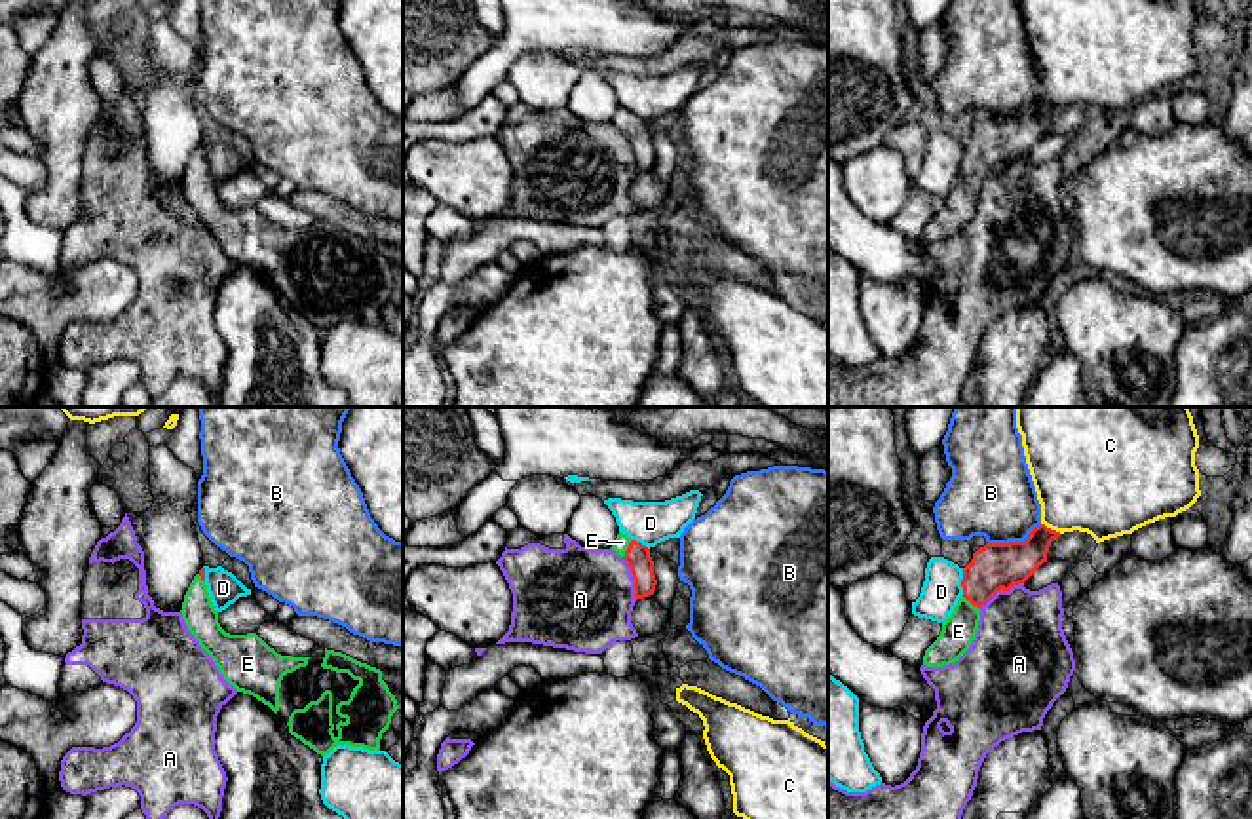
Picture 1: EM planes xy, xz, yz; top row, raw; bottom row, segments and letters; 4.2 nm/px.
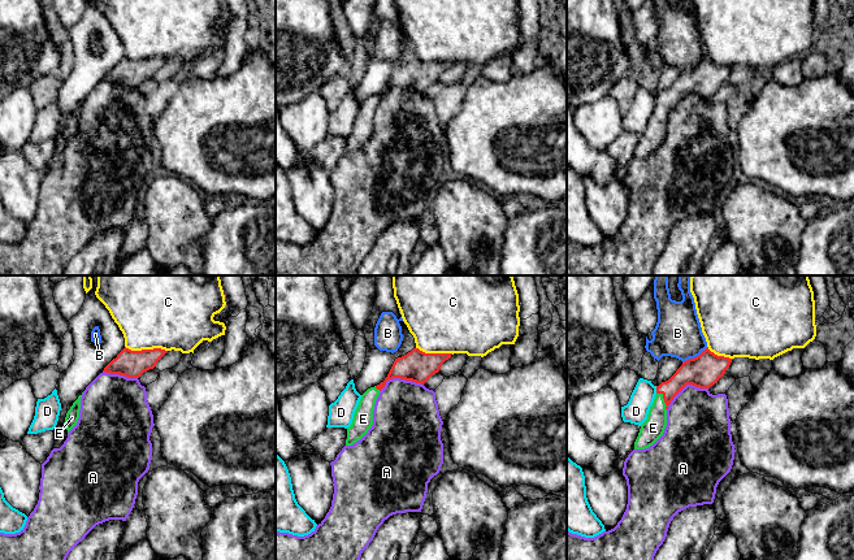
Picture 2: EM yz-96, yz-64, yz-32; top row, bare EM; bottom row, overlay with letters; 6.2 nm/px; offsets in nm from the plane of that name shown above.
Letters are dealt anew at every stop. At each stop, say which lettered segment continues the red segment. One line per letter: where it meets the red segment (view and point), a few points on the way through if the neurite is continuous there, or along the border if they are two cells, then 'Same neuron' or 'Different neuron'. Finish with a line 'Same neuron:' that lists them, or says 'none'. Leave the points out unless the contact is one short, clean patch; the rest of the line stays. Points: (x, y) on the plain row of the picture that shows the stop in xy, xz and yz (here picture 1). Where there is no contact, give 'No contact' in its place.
A: Touches red at xz (633, 152). Different neuron
B: Touches red at yz (1013, 116). Boundary: yz (1040, 97), (1023, 114), (988, 118). Different neuron
C: Touches red at yz (1049, 103). Different neuron
D: Touches red at yz (962, 156). Boundary: yz (964, 143), (962, 168). Different neuron
E: Touches red at xz (627, 124). Path across: xz (637, 130), (627, 124), (622, 116). Same neuron
Same neuron: E

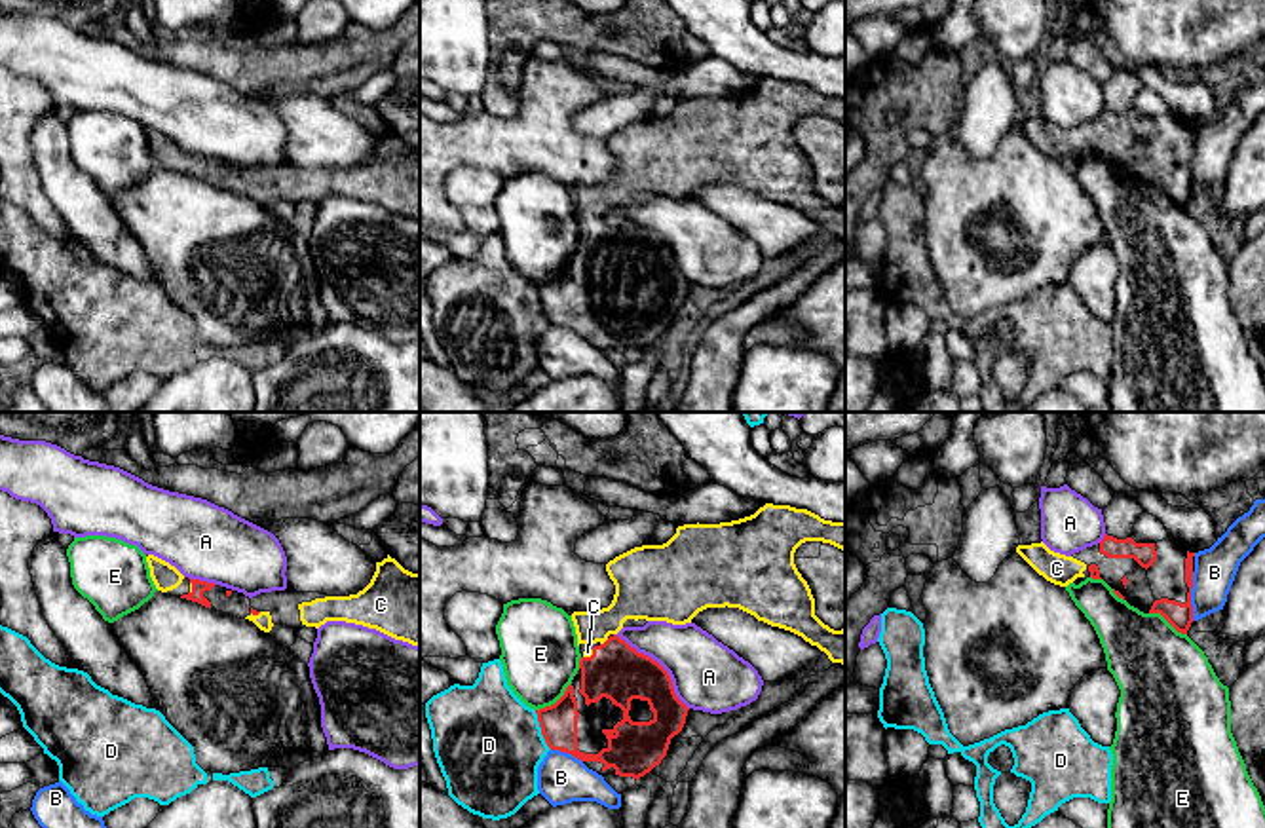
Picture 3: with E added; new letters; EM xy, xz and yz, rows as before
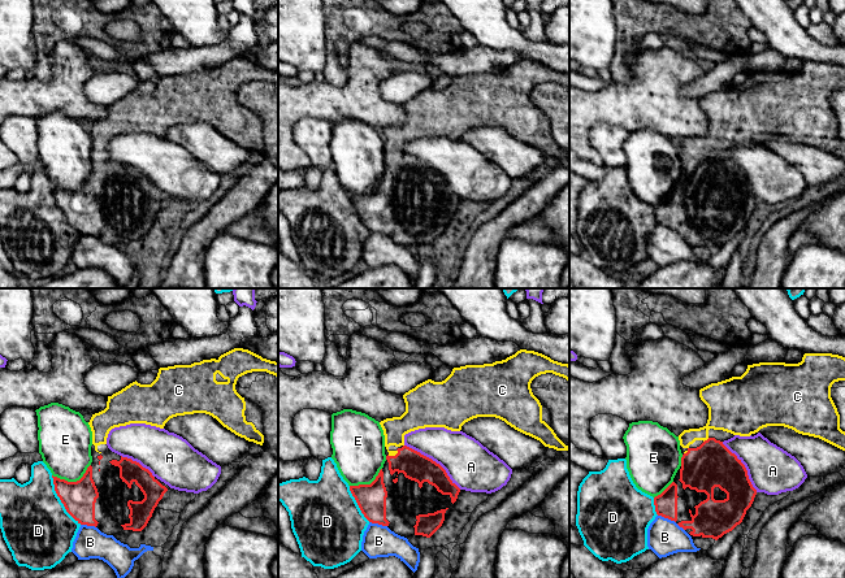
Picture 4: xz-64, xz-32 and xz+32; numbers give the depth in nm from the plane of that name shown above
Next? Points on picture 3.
A: Touches red at xz (660, 240). Different neuron
B: Touches red at yz (1189, 171). Boundary: yz (1193, 147), (1191, 194). Different neuron
C: Touches red at xz (606, 215). Same neuron
D: Touches red at xz (542, 304). Different neuron
E: Touches red at xz (557, 276). Different neuron
Same neuron: C

